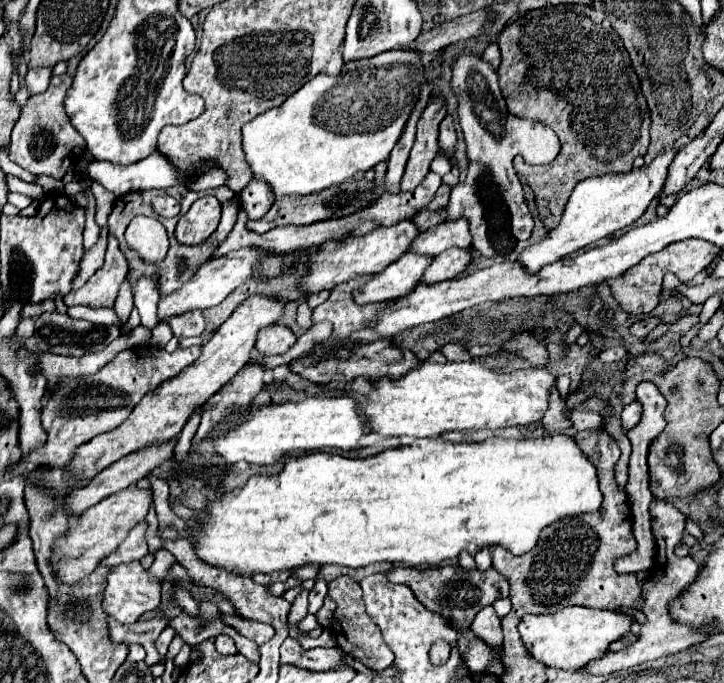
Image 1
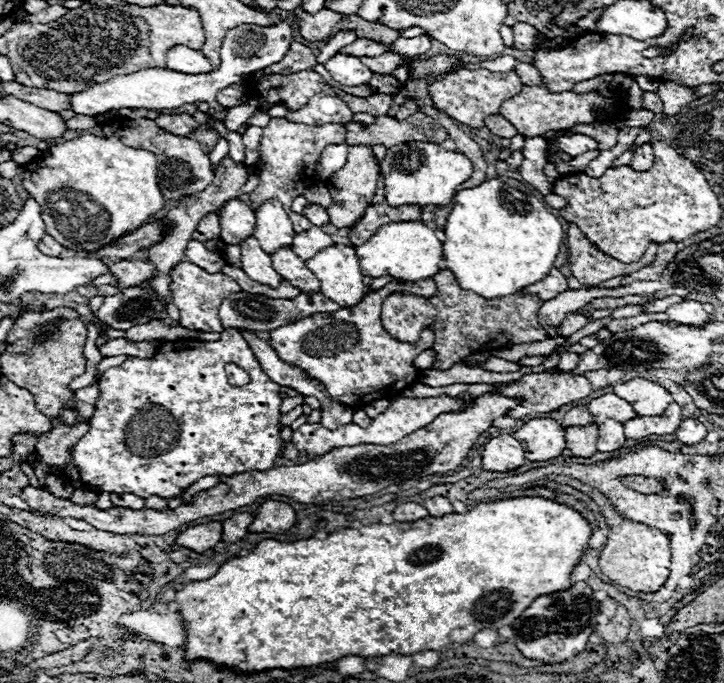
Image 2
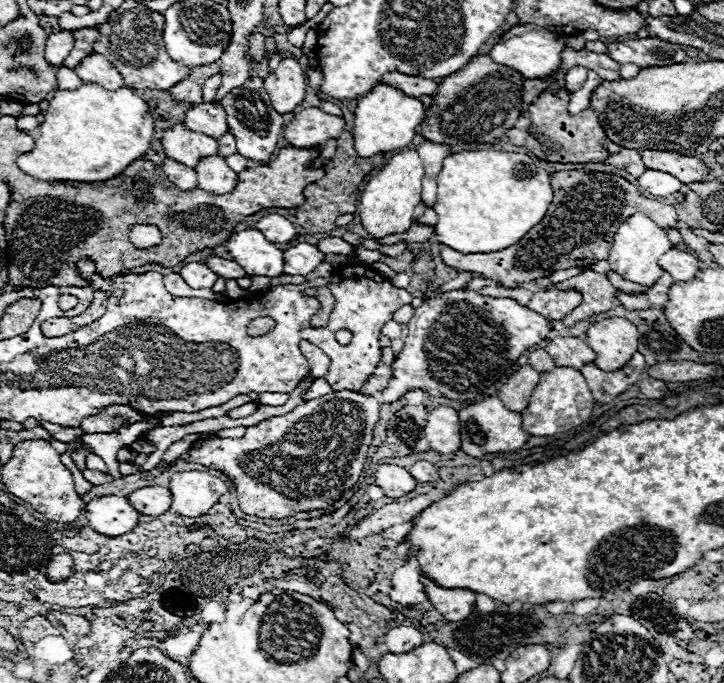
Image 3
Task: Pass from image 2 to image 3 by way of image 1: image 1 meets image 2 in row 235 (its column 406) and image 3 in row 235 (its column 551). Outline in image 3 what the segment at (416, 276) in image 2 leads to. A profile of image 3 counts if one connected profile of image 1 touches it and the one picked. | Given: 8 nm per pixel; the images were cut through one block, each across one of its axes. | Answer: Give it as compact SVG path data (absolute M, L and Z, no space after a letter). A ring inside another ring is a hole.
M416 150L394 154L390 162L384 164L384 168L366 184L360 196L360 220L368 234L380 240L388 234L402 234L412 226L414 208L422 202L420 196L422 176L424 176L424 166Z

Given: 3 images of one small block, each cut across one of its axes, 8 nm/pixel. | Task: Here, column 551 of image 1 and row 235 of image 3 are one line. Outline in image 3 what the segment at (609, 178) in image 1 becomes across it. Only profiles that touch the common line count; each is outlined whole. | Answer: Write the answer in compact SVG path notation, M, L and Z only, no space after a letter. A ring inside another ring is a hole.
M256 228L232 232L226 246L250 276L276 278L284 274L284 252L278 250L274 242L268 242L260 230L256 232Z

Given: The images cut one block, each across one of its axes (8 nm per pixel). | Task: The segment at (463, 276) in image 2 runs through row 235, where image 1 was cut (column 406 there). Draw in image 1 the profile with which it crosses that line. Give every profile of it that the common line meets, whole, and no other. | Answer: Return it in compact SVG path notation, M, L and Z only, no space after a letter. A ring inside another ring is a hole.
M552 434L542 438L524 438L524 440L504 440L504 438L486 438L484 442L446 442L442 438L420 438L414 444L406 444L400 448L384 450L370 458L344 458L338 454L328 452L314 452L300 458L290 458L282 470L280 476L254 476L238 494L230 492L224 498L220 498L214 504L208 504L206 512L208 518L200 524L200 534L196 536L196 554L208 564L222 566L226 570L232 570L236 574L254 574L254 572L280 572L280 570L292 570L304 564L340 564L350 568L368 566L374 562L402 562L408 566L416 564L430 564L436 566L444 560L458 558L462 550L468 554L476 554L482 548L494 548L504 546L512 554L520 556L532 550L542 534L542 530L562 518L570 516L584 516L584 514L596 514L602 506L602 492L598 488L598 472L594 462L582 452L582 448L576 444L572 436L566 434Z

